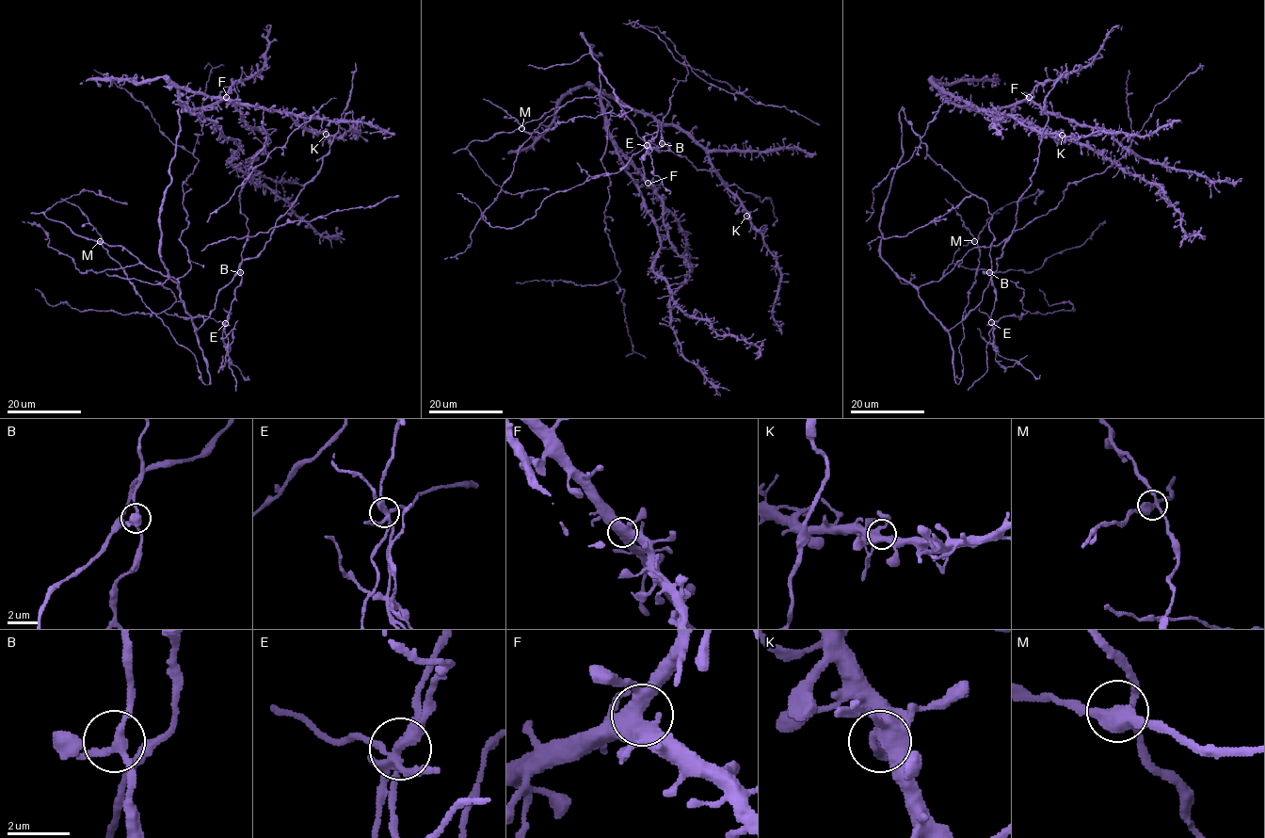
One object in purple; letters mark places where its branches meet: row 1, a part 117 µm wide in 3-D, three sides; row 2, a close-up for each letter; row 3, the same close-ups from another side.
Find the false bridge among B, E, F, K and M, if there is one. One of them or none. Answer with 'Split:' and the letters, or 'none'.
Split: E

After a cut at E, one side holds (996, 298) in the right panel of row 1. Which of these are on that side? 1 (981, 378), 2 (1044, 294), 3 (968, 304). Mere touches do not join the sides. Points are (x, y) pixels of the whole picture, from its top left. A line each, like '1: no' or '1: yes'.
1: yes
2: no
3: yes

